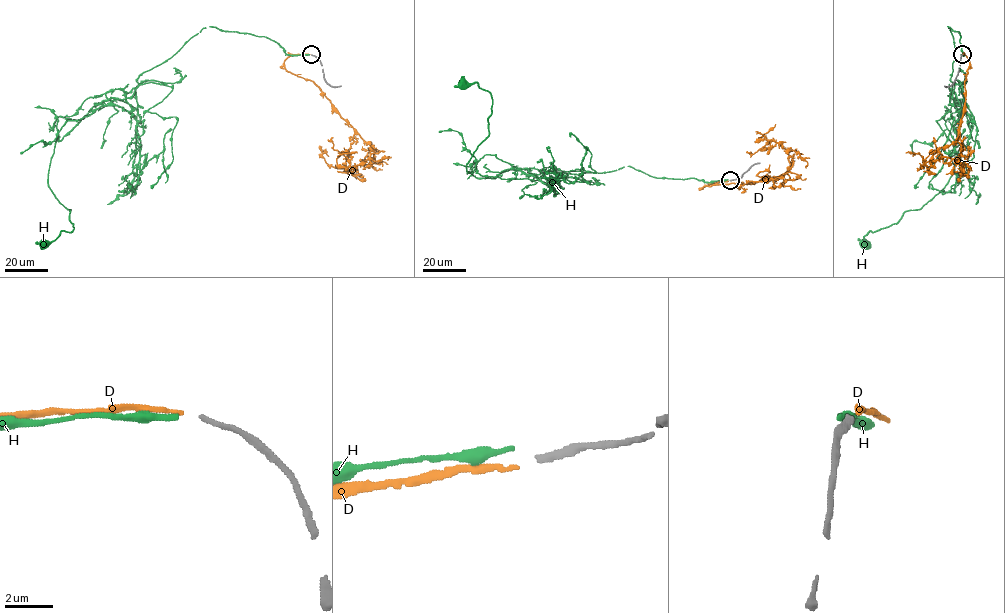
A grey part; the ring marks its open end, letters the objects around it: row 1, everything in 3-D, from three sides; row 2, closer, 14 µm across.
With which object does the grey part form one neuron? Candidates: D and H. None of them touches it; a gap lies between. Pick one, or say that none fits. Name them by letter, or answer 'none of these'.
D

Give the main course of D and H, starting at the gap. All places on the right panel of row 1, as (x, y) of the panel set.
D: (962, 54), (969, 67), (965, 111), (954, 142), (940, 147), (921, 167), (919, 154), (905, 152)
H: (961, 54), (948, 26), (955, 98), (936, 121), (953, 173), (864, 245)

